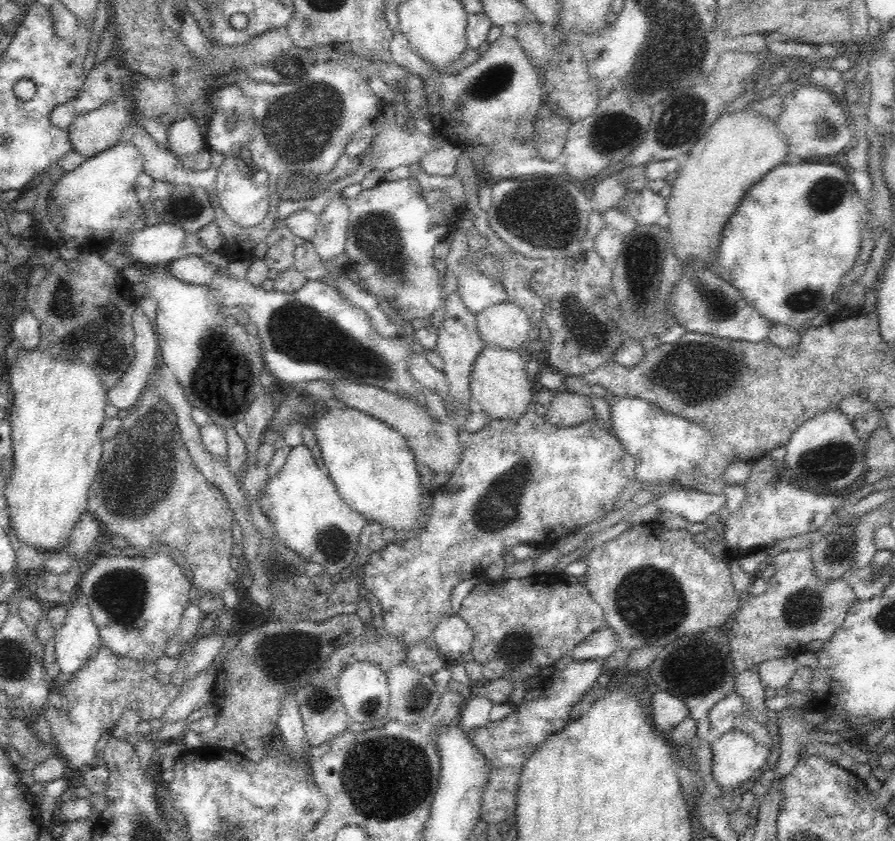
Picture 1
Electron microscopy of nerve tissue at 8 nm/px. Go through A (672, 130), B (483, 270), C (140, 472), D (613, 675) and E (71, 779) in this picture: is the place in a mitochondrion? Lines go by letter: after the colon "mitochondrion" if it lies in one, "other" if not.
A: mitochondrion
B: other
C: mitochondrion
D: other
E: other

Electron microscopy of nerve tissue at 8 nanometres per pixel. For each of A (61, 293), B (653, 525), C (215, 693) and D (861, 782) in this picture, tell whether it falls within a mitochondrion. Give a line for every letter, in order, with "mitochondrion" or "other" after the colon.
A: mitochondrion
B: other
C: other
D: other

